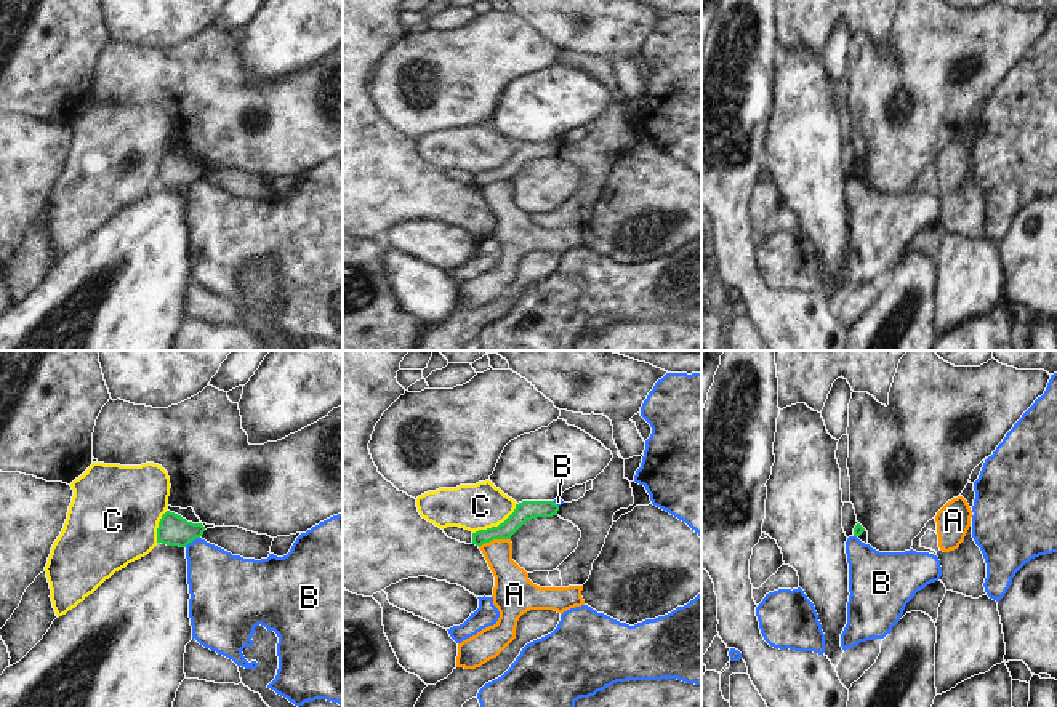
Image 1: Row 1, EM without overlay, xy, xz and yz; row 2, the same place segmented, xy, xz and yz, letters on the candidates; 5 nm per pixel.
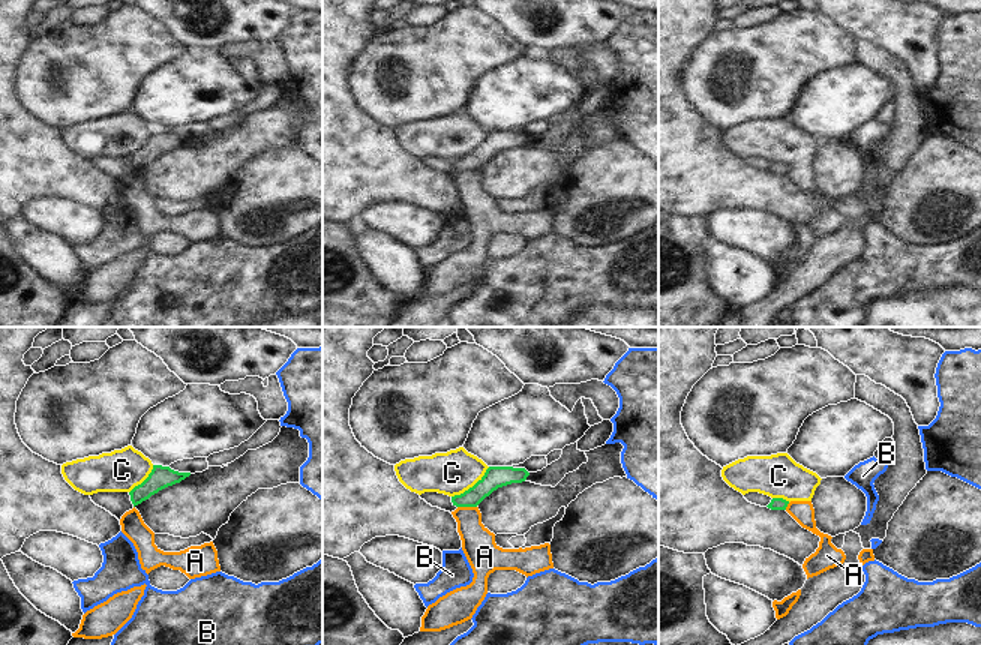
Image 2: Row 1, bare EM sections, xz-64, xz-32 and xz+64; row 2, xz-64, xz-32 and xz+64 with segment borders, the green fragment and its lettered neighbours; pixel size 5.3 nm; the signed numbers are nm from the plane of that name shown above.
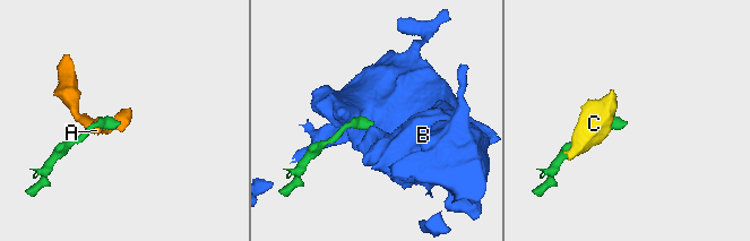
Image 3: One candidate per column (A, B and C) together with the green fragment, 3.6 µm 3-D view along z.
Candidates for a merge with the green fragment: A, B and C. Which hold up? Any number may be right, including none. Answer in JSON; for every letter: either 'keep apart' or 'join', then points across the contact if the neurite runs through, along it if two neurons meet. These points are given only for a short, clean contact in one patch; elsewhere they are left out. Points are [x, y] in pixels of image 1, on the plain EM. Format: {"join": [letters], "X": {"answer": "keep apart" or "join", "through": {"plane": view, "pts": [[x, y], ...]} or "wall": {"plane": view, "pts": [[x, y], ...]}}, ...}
{"join": [], "A": {"answer": "keep apart", "wall": {"plane": "xz", "pts": [[510, 180], [494, 180], [479, 188]]}}, "B": {"answer": "keep apart", "wall": {"plane": "xy", "pts": [[199, 178], [184, 188]]}}, "C": {"answer": "keep apart"}}

